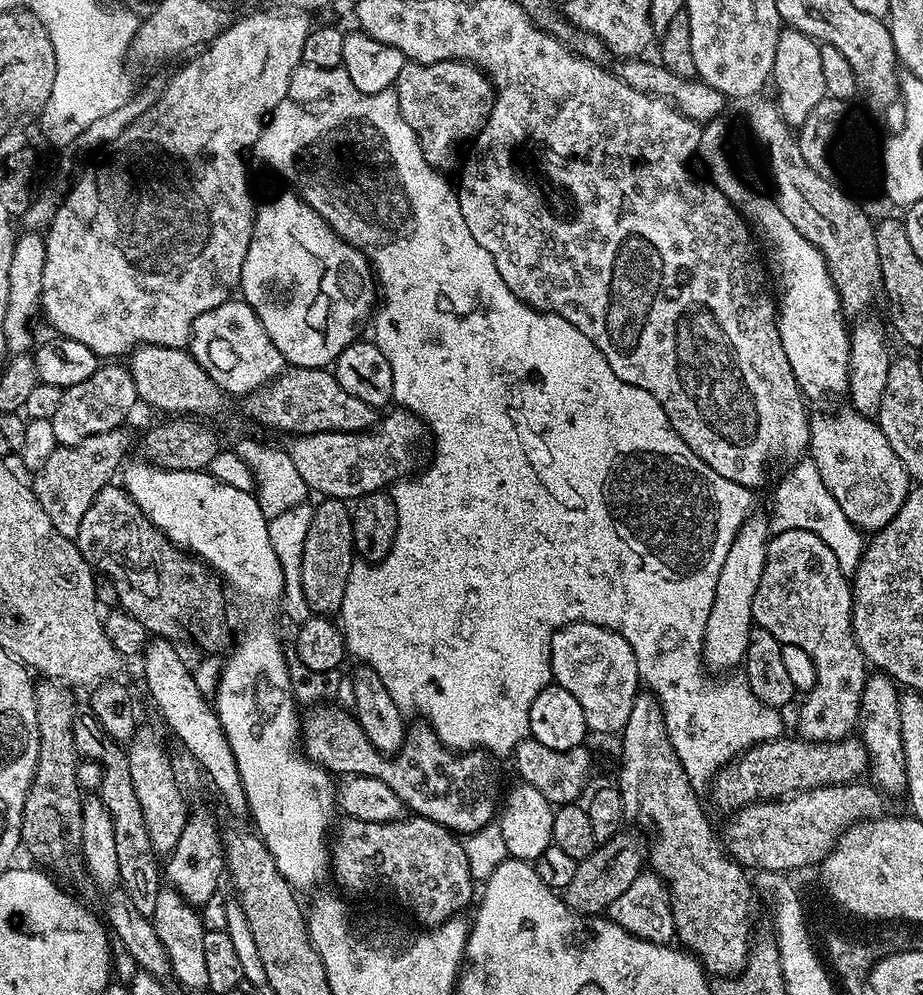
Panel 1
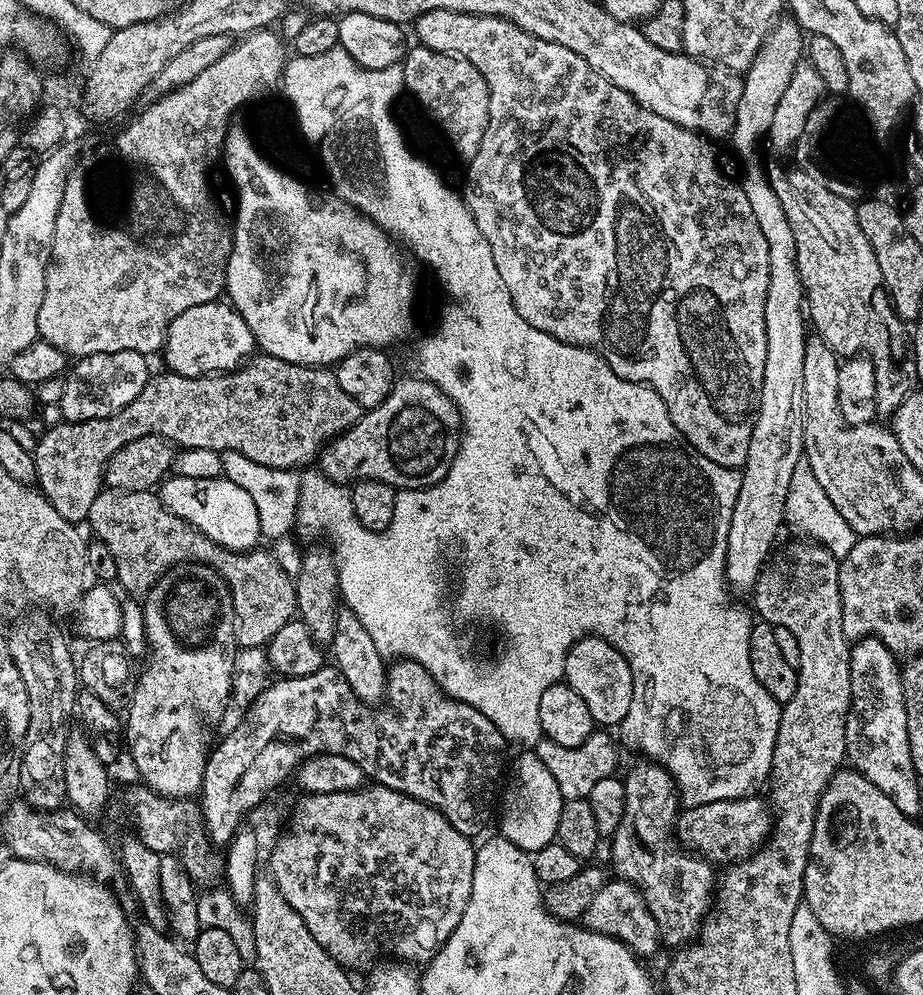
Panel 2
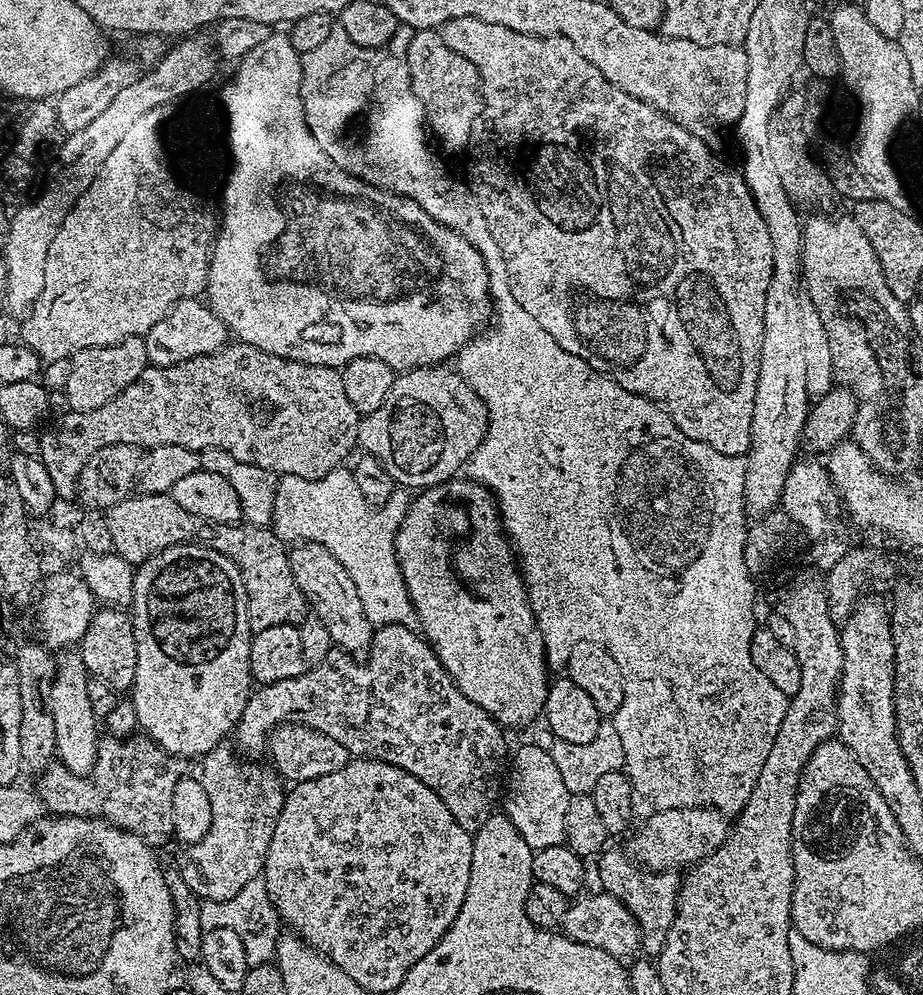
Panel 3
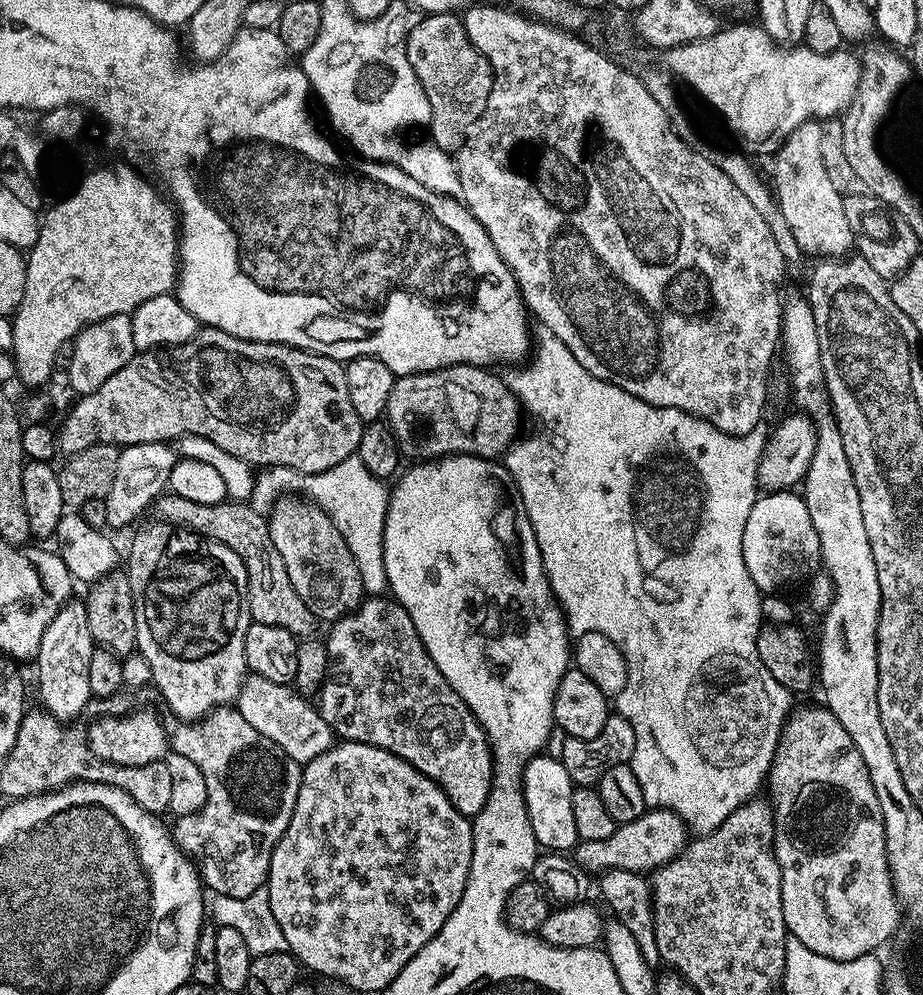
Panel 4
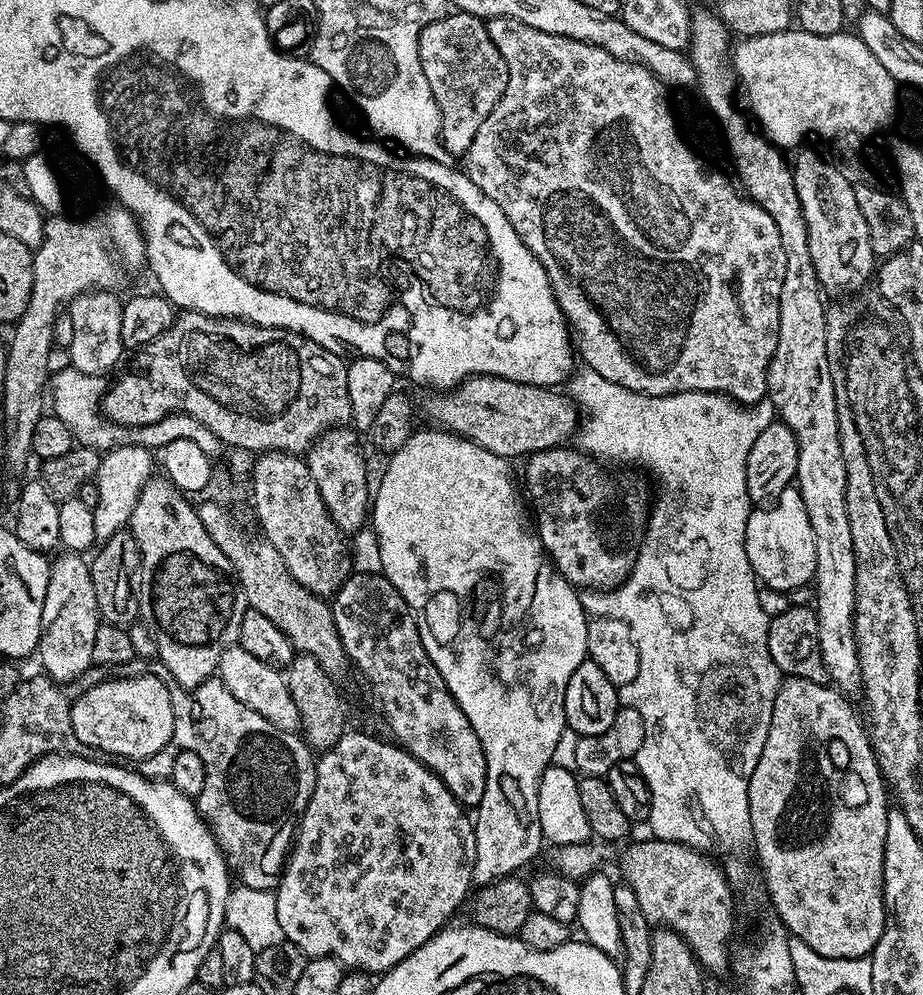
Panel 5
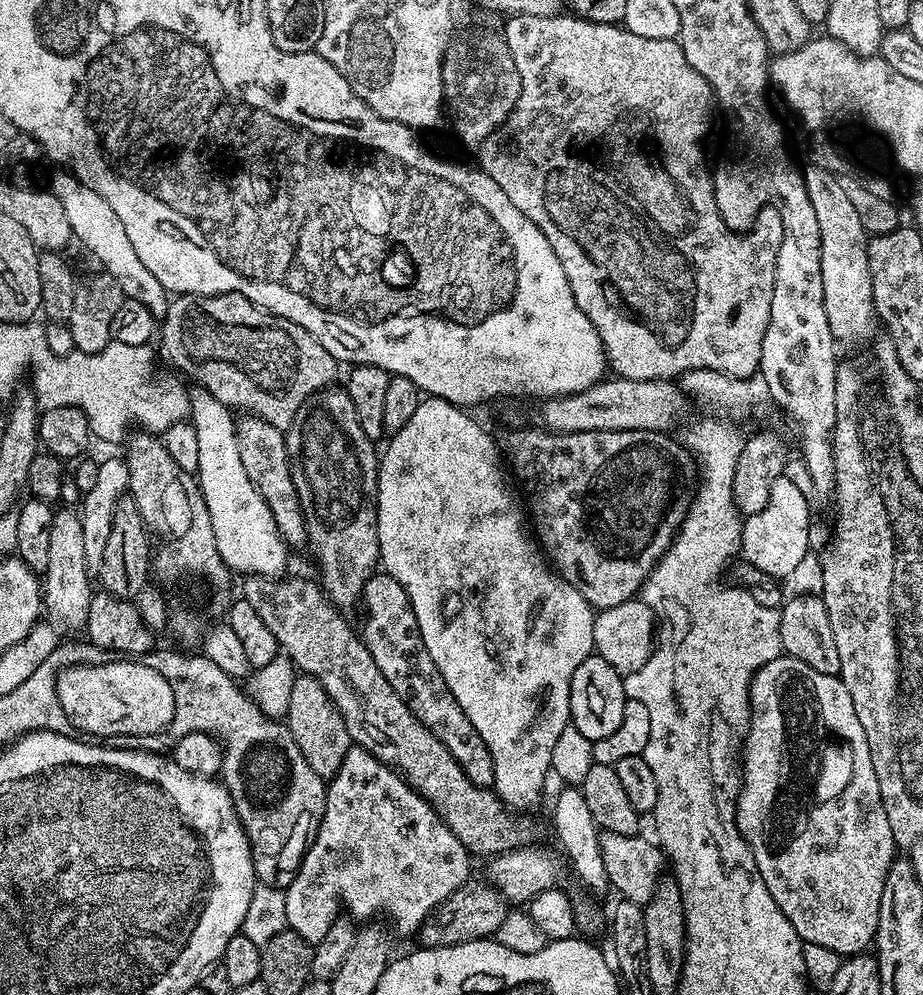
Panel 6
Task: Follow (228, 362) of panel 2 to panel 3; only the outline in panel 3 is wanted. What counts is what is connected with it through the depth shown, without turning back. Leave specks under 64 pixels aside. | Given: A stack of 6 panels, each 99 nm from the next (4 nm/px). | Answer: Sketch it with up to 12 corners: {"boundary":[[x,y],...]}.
{"boundary":[[203,299],[178,302],[142,337],[165,368],[229,343]]}

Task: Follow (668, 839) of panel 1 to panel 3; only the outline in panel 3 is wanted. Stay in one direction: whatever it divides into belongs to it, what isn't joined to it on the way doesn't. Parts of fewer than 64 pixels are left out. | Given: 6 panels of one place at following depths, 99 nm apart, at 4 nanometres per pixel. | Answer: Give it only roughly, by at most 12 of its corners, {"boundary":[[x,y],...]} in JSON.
{"boundary":[[615,846],[595,861],[599,887],[640,927],[656,958],[674,926],[682,880]]}

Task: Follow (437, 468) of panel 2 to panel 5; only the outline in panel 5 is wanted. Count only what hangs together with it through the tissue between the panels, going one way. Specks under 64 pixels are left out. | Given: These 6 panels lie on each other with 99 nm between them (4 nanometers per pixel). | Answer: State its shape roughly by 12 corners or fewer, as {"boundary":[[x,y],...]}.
{"boundary":[[472,376],[424,404],[429,425],[505,458],[561,447],[563,391]]}

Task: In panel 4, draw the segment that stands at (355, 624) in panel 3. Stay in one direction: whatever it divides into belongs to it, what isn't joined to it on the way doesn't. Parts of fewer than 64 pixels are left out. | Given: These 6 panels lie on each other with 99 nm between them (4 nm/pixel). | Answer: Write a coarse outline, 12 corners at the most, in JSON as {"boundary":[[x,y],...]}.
{"boundary":[[320,508],[267,521],[298,598],[317,621],[366,596],[346,538]]}

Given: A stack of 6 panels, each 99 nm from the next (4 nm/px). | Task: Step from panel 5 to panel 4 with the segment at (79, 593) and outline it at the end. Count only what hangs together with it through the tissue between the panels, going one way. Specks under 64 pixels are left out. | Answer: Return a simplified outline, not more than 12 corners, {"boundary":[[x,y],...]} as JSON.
{"boundary":[[84,600],[61,606],[34,658],[48,715],[93,699]]}

